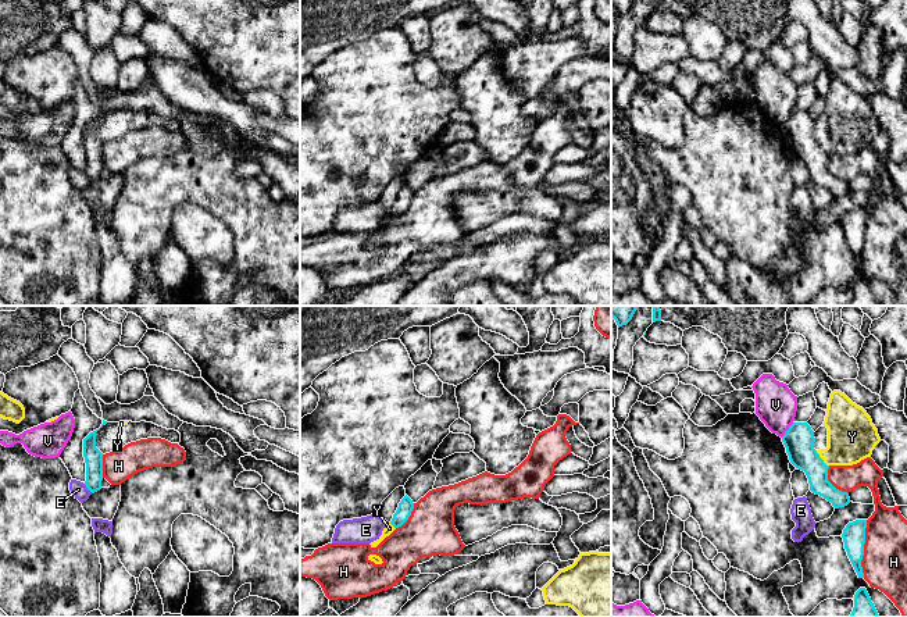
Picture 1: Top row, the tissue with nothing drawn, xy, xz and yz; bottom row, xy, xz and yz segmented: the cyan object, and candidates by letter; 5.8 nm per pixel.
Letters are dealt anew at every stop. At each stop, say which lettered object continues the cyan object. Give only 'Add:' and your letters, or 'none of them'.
Add: none of them

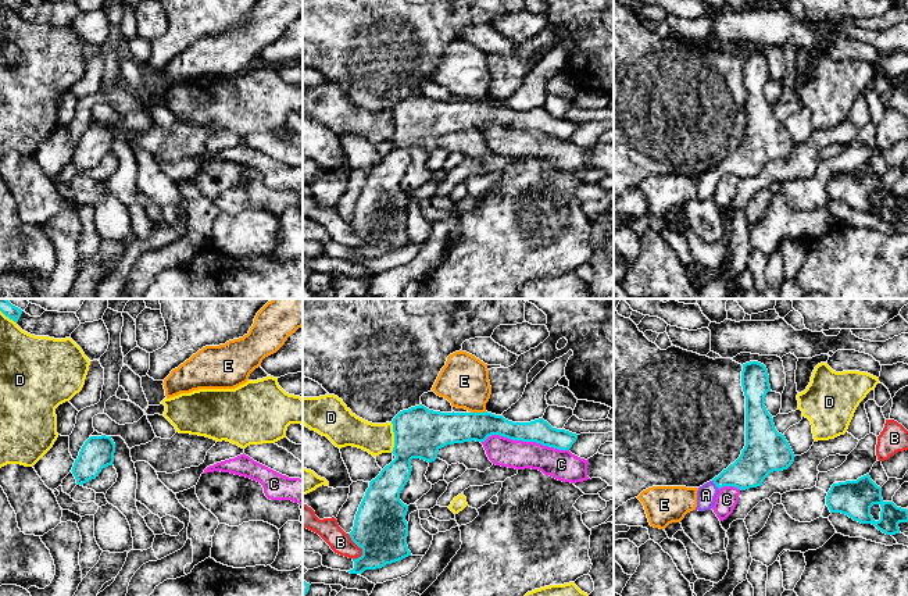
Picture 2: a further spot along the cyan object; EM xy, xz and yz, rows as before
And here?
Add: A

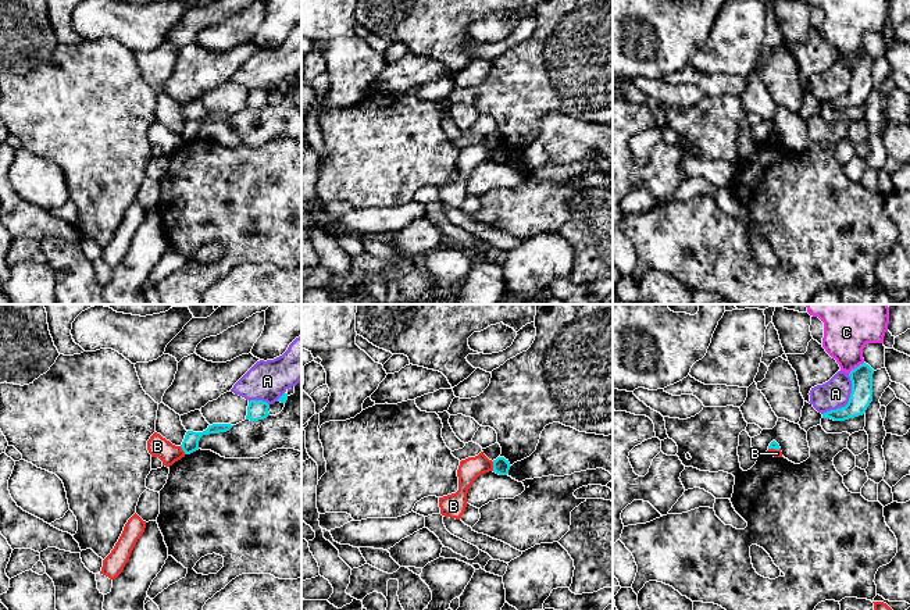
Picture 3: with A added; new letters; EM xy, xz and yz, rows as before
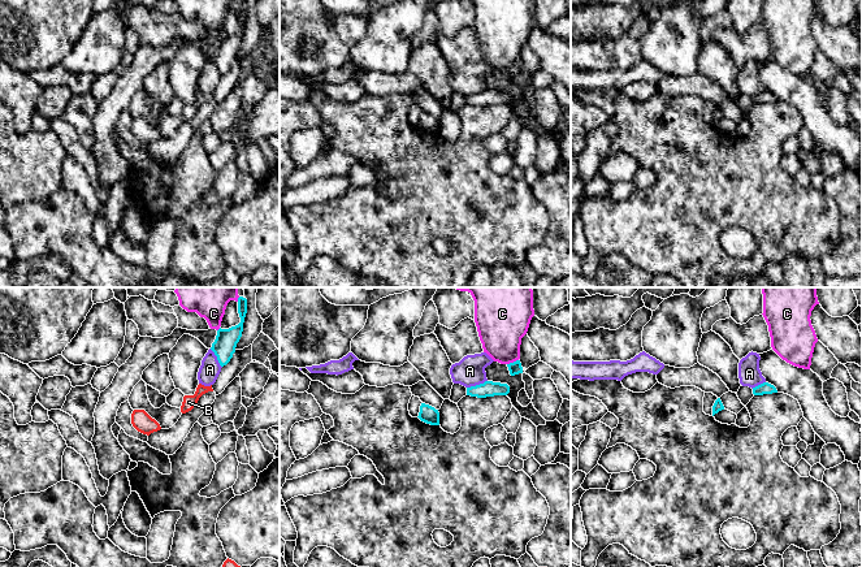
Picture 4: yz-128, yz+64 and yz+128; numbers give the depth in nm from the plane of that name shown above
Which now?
Add: none of them

